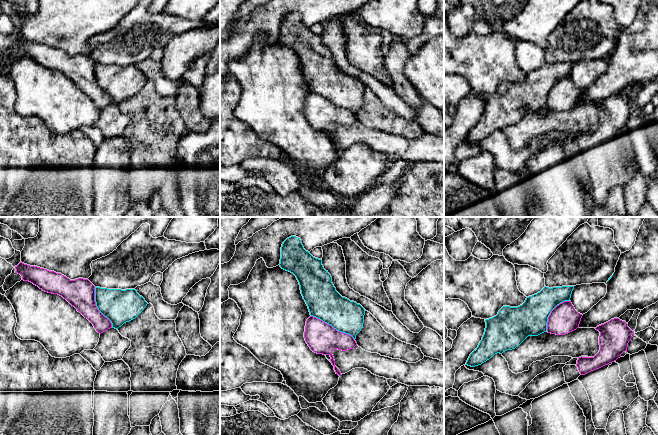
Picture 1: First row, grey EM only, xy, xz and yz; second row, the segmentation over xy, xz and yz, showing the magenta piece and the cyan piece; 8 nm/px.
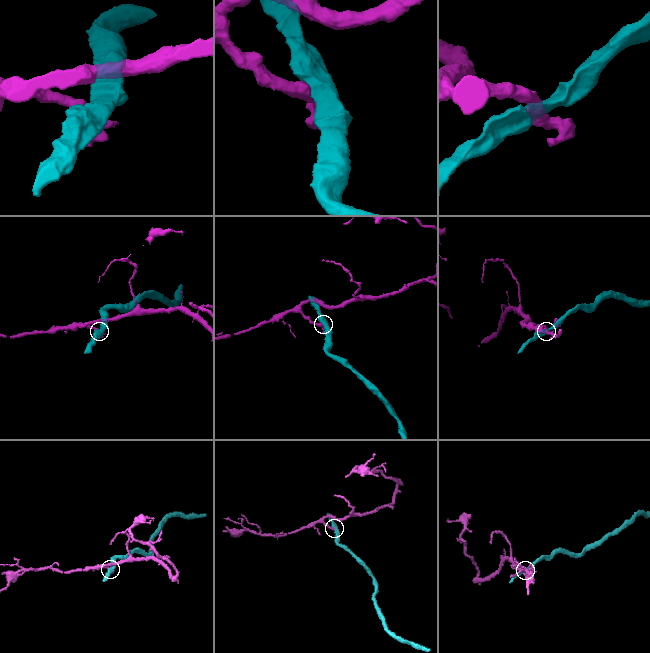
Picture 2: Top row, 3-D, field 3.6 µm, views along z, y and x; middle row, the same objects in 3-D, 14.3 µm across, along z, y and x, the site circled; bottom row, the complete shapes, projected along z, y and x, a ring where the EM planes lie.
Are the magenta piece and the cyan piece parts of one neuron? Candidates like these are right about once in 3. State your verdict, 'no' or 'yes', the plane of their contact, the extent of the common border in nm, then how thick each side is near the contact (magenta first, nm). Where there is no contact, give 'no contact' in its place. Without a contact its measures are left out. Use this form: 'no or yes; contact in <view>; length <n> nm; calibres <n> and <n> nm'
no; contact in xz; length 400 nm; calibres 240 and 280 nm

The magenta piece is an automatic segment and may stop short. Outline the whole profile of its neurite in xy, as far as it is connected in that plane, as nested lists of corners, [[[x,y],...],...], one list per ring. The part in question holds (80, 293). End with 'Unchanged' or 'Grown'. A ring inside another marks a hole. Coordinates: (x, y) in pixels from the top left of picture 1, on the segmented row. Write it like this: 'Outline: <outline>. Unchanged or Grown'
Outline: [[[22,262],[15,266],[15,269],[15,273],[20,274],[22,280],[33,283],[45,292],[58,294],[66,299],[93,324],[98,333],[101,334],[112,328],[111,321],[96,306],[95,286],[88,279],[70,280],[61,273]]]. Unchanged

